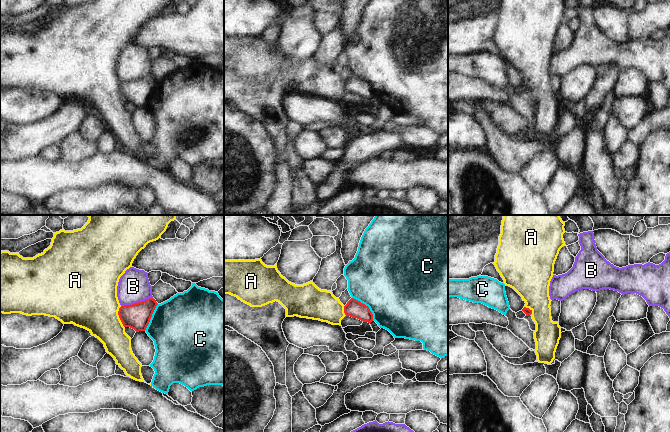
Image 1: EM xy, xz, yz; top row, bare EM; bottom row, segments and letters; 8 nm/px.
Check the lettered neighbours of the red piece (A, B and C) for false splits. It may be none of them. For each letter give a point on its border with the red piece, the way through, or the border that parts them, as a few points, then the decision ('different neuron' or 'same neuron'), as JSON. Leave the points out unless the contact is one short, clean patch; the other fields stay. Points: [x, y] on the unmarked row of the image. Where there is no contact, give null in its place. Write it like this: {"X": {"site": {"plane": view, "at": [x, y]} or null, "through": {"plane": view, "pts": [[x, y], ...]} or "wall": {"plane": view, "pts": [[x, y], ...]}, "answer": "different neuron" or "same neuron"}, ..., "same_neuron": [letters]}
{"A": {"site": {"plane": "xy", "at": [119, 93]}, "wall": {"plane": "xy", "pts": [[120, 82], [118, 93], [124, 103]]}, "answer": "different neuron"}, "B": {"site": {"plane": "xy", "at": [138, 78]}, "answer": "different neuron"}, "C": {"site": {"plane": "xz", "at": [367, 82]}, "answer": "different neuron"}, "same_neuron": []}

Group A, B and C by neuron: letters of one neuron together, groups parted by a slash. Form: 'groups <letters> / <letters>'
groups A / B / C

